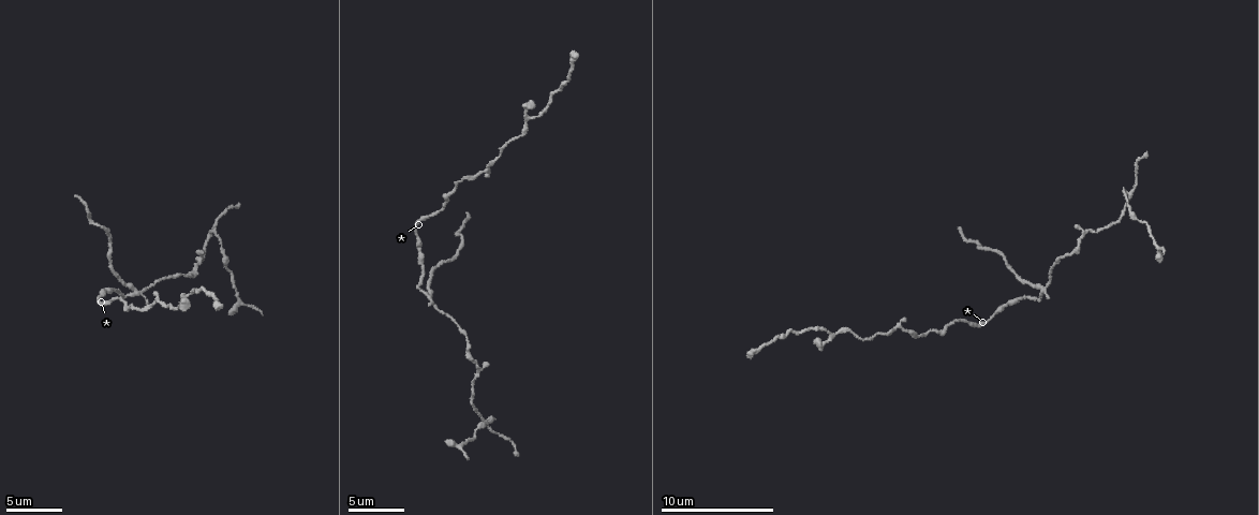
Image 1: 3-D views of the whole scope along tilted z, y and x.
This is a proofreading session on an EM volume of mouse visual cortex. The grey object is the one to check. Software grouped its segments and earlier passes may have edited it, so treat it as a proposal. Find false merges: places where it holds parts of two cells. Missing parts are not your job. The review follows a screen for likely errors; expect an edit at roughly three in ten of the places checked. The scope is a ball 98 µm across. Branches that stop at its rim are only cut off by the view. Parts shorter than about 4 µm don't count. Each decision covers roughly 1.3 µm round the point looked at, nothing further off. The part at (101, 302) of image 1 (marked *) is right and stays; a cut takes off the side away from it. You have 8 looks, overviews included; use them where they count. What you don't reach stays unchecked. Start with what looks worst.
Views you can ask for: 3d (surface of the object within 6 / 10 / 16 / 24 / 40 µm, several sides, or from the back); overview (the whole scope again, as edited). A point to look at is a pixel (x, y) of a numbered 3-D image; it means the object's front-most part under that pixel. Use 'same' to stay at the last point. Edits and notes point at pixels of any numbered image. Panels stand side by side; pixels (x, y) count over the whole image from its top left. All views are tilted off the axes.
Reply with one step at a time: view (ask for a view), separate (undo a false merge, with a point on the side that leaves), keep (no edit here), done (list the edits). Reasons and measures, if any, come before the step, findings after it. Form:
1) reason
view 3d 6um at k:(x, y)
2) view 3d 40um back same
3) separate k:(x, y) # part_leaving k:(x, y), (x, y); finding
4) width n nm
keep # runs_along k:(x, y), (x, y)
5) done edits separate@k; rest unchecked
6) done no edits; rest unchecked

four-way junction
view 3d 16um at 1:(1042, 286)

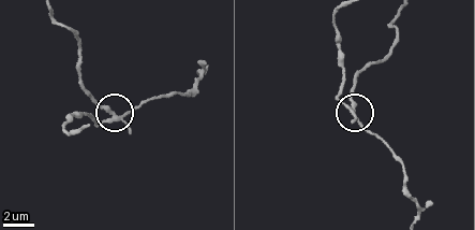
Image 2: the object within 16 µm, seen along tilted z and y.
side_arm 13 um
separate 2:(99, 106) # part_leaving 2:(115, 116), (86, 90), (74, 33), (48, 10); two cells meet here

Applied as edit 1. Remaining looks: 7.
view overview

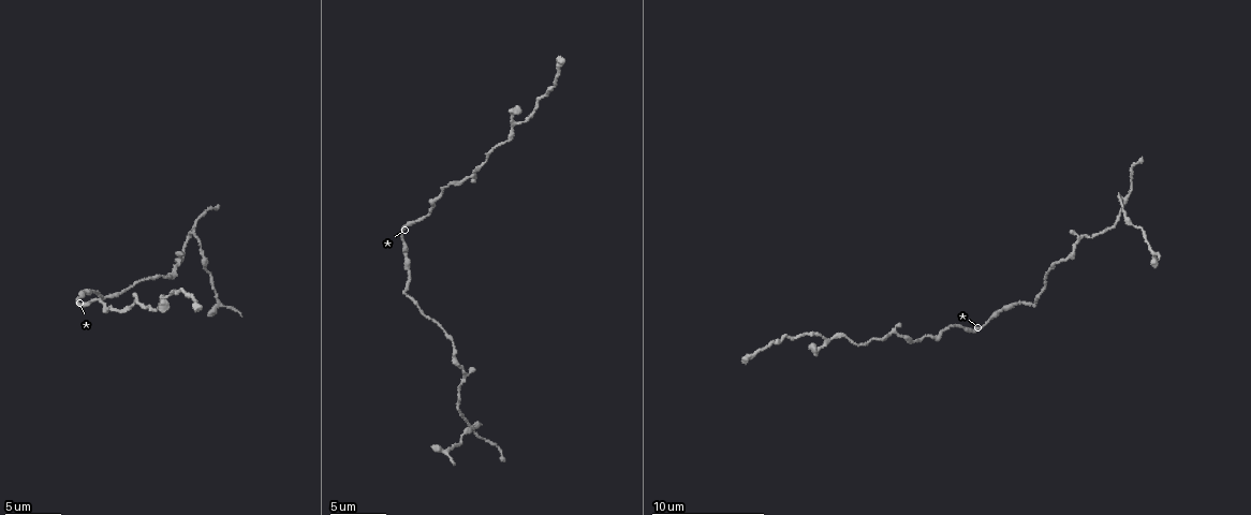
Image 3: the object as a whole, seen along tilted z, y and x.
thin arm on a thick one
view 3d 6um at 3:(177, 264)

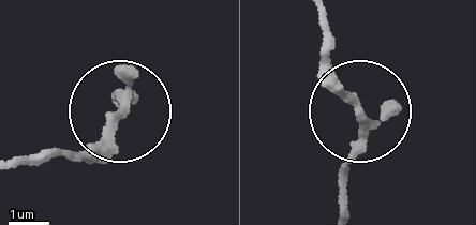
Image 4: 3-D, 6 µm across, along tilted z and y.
view 3d 6um back at 4:(122, 108)

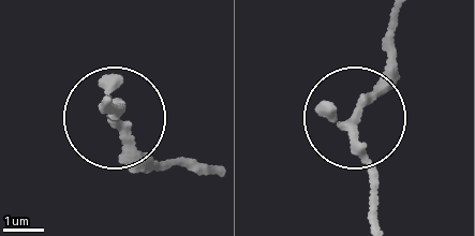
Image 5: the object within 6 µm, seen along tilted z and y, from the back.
keep # runs_along 5:(392, 23), (358, 114), (377, 219); continuous, no second cell

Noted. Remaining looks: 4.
three arms meet
view 3d 10um at 3:(898, 333)

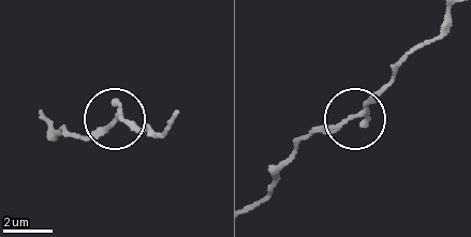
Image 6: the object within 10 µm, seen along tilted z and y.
width 160 nm
keep # runs_along 6:(252, 208), (271, 192), (297, 142), (357, 116), (392, 75); all the same cell

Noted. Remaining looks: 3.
a narrow waist
view 3d 6um at 3:(823, 338)

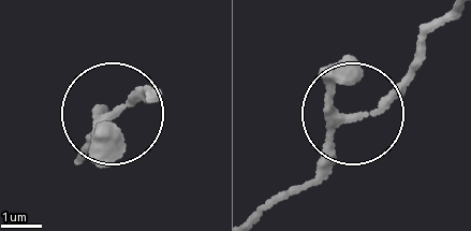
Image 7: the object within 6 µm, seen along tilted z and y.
keep # runs_along 7:(268, 211), (420, 56); one cell here

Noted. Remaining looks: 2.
done edits separate@2; rest unchecked

